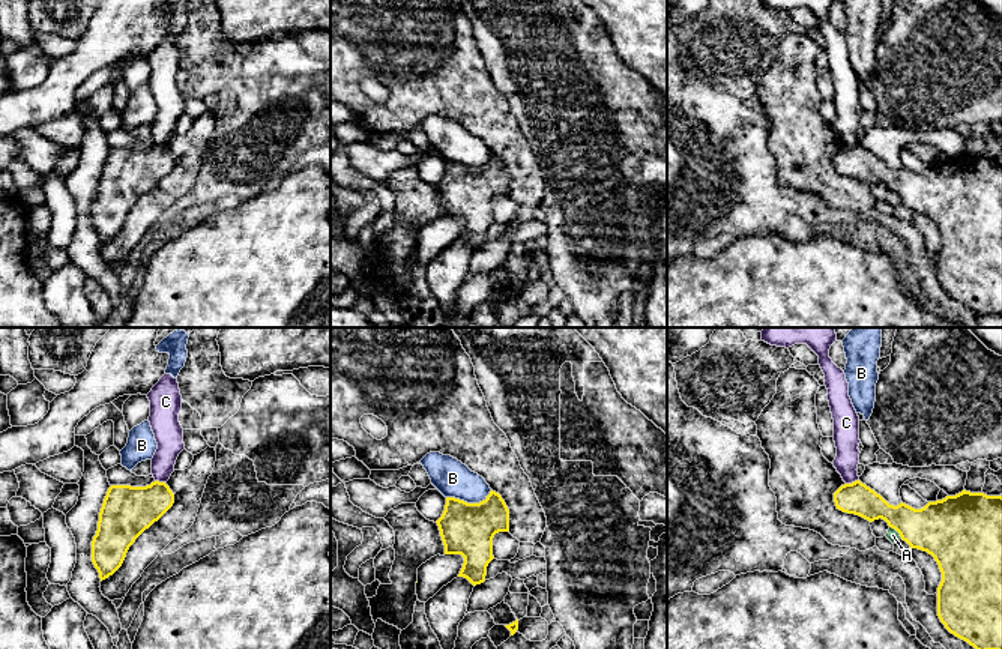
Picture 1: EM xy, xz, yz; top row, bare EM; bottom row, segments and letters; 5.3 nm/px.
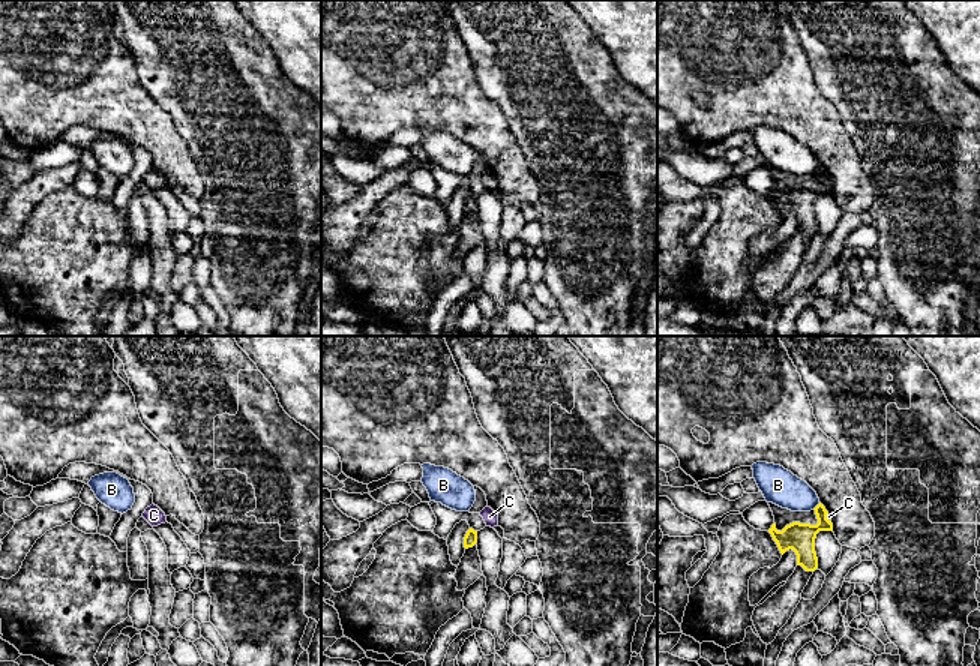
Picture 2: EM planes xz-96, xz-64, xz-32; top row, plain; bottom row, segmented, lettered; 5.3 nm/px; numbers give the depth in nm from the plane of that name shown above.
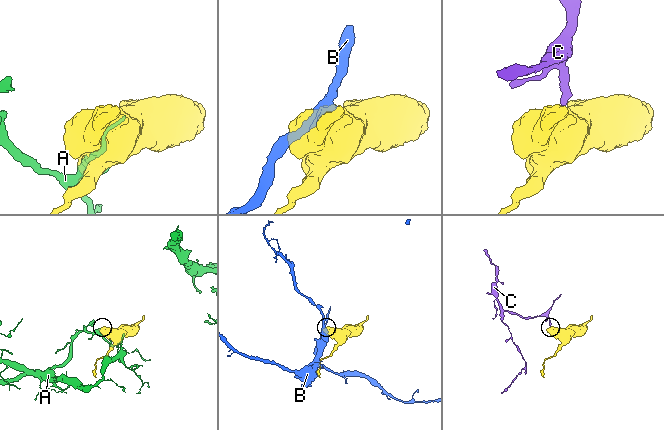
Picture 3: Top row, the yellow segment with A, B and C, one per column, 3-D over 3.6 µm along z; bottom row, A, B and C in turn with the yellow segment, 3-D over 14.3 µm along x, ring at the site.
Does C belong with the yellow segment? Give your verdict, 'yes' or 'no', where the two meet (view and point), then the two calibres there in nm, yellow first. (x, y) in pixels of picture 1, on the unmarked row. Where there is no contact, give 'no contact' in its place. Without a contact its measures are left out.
no; contact yz (852, 146); calibres 170 and 140 nm

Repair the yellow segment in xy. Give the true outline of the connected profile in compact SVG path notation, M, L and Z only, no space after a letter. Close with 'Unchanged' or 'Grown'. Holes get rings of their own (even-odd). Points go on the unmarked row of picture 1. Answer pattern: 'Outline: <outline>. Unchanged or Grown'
Outline: M159 144L146 150L111 149L108 152L92 204L92 225L101 245L122 230L135 203L173 167L173 155Z. Unchanged

